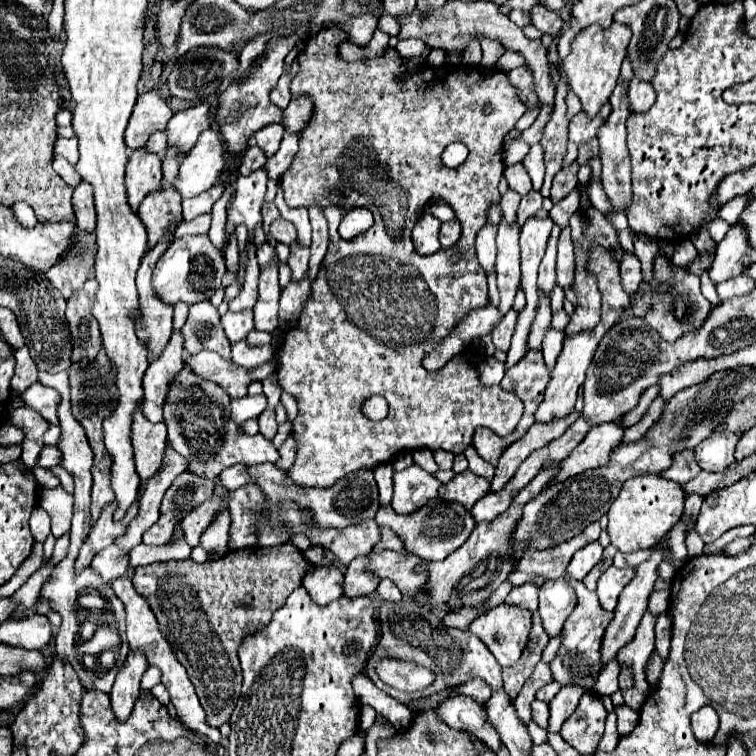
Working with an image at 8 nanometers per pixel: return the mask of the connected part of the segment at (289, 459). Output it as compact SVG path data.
M290 436L278 452L280 452L280 460L276 462L276 466L282 468L282 470L288 470L288 468L294 464L294 458L296 458L296 444L294 444L294 438Z

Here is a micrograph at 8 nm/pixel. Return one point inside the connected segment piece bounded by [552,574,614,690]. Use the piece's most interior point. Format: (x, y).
(578, 660)

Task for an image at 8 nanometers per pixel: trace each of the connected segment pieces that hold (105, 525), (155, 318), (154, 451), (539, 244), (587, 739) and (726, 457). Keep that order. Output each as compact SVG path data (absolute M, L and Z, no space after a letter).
M116 502L102 510L98 522L94 524L94 528L90 530L86 542L80 548L80 554L76 558L76 572L82 572L84 568L88 568L90 562L92 562L92 558L94 558L94 554L98 554L106 546L114 544L114 540L118 540L118 536L124 536L126 534L126 528L128 528L130 520L138 514L138 502L132 504L130 512L126 512L126 516L120 522L114 522L112 520L114 510L116 510Z
M166 230L160 244L154 246L150 252L146 252L146 256L142 258L138 278L136 278L136 286L140 292L140 316L136 318L136 326L138 326L136 334L140 336L140 340L148 340L152 356L158 356L172 336L174 308L172 304L162 304L162 300L154 296L152 284L150 284L154 264L158 262L162 252L166 252L172 238L174 238L174 232Z
M136 410L132 424L132 442L136 470L140 478L146 480L160 468L166 442L166 424L152 424L150 420L144 420L144 414L140 410Z
M532 216L526 220L522 234L520 234L520 250L522 250L522 284L526 292L526 306L518 314L518 324L516 330L522 334L530 334L530 324L534 322L532 318L536 316L536 306L538 306L538 286L536 286L536 276L538 276L538 266L542 262L542 256L546 252L546 244L550 238L554 222L546 218Z
M586 692L578 702L578 708L572 712L566 724L562 724L560 736L580 754L592 754L604 734L604 720L606 710L602 698Z
M730 430L714 432L706 440L702 440L698 448L694 448L696 462L700 464L702 470L708 472L720 472L728 468L734 462L734 450L740 438L742 432L730 432Z

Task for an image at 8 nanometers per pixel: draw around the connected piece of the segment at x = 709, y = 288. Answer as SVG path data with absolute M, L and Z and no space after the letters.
M710 270L702 272L702 276L700 276L700 280L702 280L702 294L706 296L706 300L710 300L710 304L718 304L720 298L718 298L718 294L716 294L716 288L714 288L708 272L710 272Z

